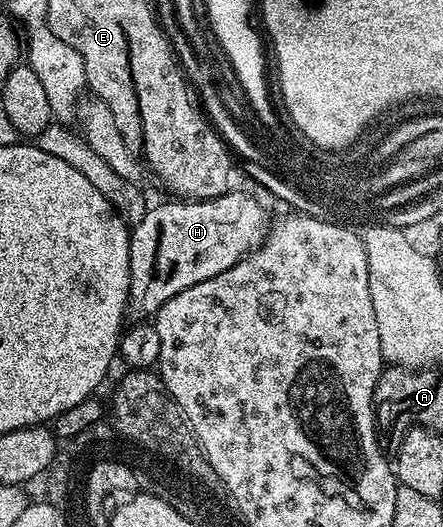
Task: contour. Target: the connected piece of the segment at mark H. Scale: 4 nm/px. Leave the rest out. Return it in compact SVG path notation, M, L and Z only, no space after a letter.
M231 189L215 199L170 201L151 206L130 231L130 292L125 322L145 323L176 293L216 277L266 237L268 219L262 203L246 191Z

